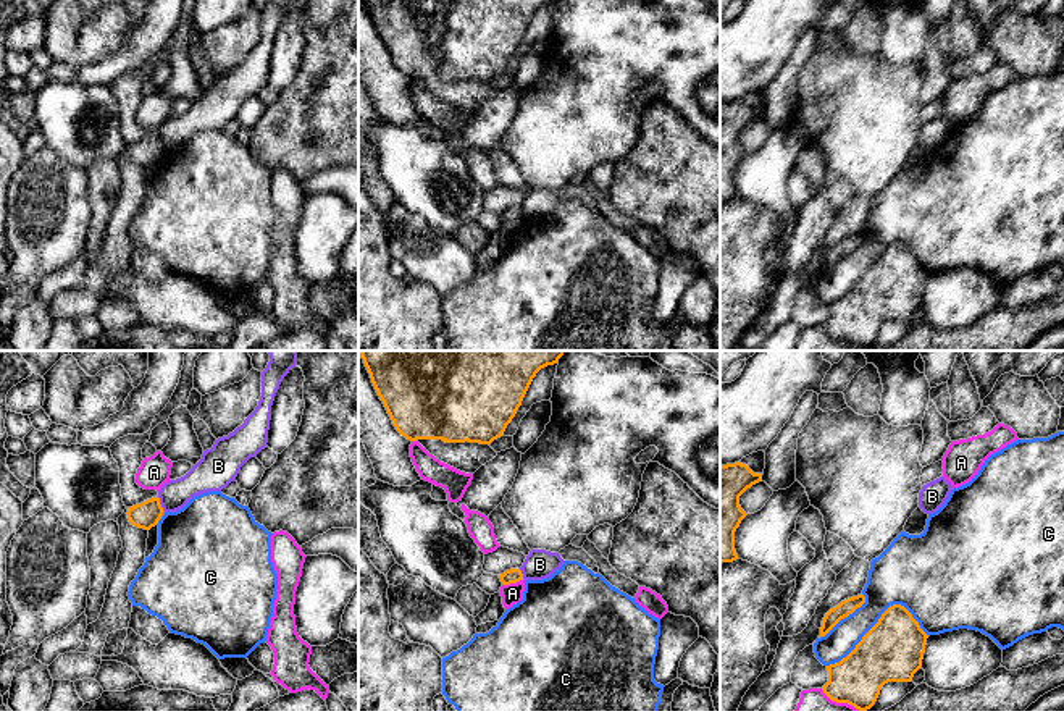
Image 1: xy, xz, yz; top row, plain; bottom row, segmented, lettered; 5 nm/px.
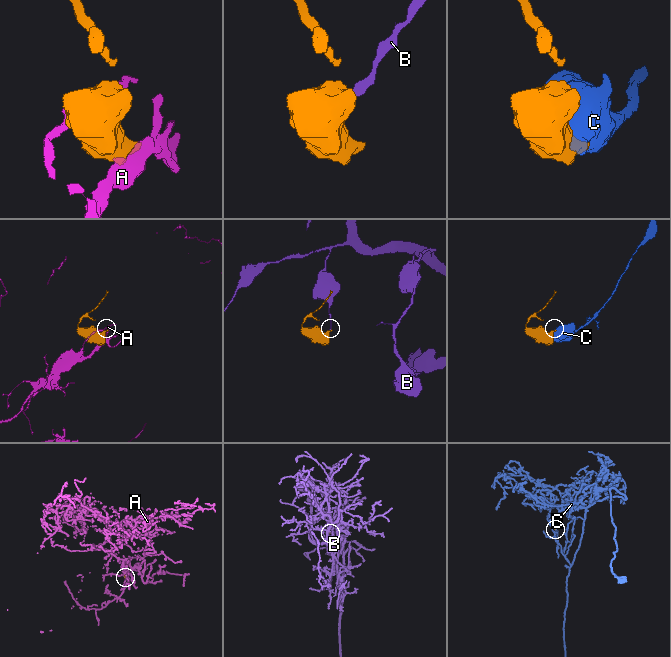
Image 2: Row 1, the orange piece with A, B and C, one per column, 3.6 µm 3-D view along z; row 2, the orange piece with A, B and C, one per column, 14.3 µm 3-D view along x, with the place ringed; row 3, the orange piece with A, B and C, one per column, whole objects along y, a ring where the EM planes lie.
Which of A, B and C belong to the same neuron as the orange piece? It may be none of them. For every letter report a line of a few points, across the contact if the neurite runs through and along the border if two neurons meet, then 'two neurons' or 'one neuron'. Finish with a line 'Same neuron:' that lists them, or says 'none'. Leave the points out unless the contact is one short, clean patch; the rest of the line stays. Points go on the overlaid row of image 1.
A: two neurons
B: line xy (159, 496), (159, 503), (165, 511); two neurons
C: two neurons
Same neuron: none

